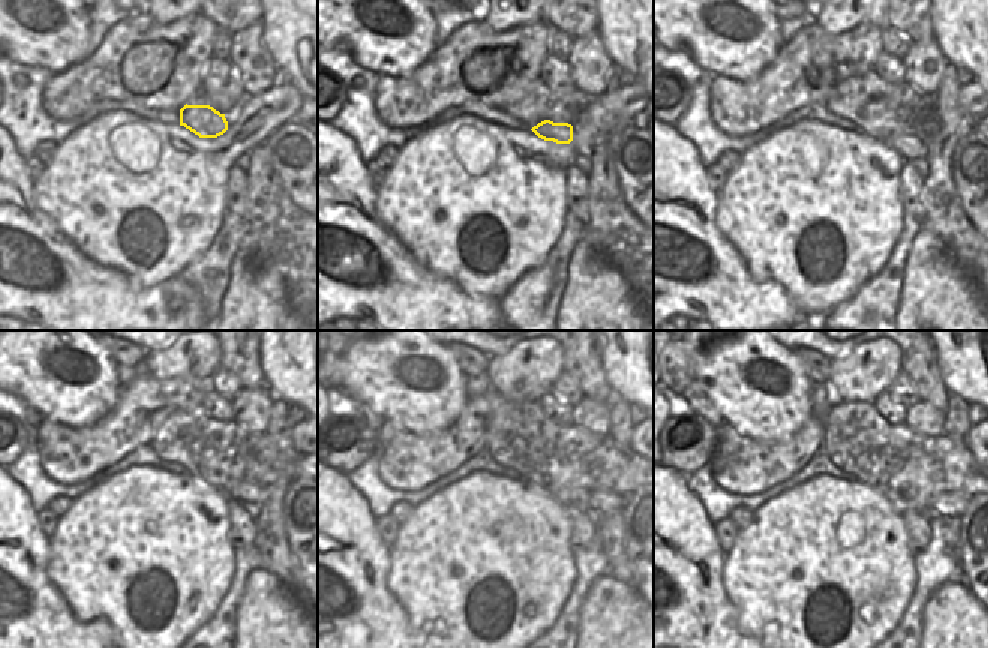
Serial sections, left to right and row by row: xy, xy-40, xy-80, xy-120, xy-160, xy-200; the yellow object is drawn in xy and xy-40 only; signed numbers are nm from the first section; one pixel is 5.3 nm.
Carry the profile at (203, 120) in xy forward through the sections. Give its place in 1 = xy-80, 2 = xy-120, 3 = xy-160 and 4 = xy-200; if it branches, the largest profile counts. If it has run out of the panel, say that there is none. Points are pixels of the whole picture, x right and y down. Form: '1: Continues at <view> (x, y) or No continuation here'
1: Continues at xy-80 (907, 146)
2: Continues at xy-120 (240, 491)
3: Continues at xy-160 (601, 501)
4: Continues at xy-200 (952, 504)

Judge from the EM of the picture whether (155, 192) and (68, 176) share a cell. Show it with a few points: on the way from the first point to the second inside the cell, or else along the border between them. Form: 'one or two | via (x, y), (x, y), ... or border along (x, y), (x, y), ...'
one | via (134, 192), (123, 188), (89, 188)

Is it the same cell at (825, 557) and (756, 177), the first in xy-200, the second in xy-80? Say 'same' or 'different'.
same

